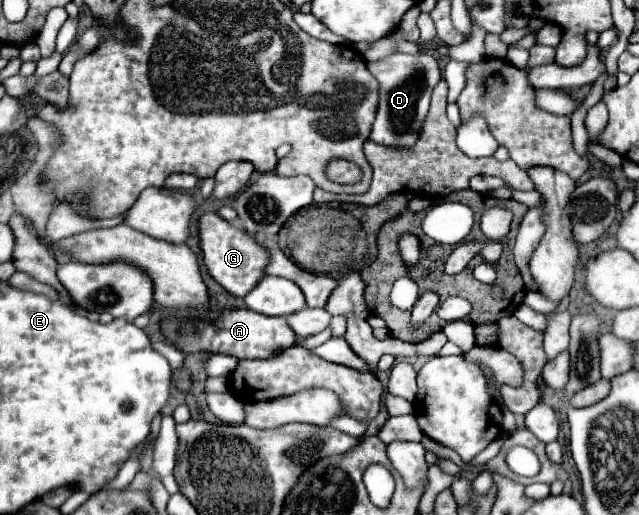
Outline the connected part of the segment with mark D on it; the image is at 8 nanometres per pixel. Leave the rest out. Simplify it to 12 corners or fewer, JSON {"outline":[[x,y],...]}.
{"outline":[[425,51],[367,69],[379,81],[371,139],[413,145],[441,79]]}

